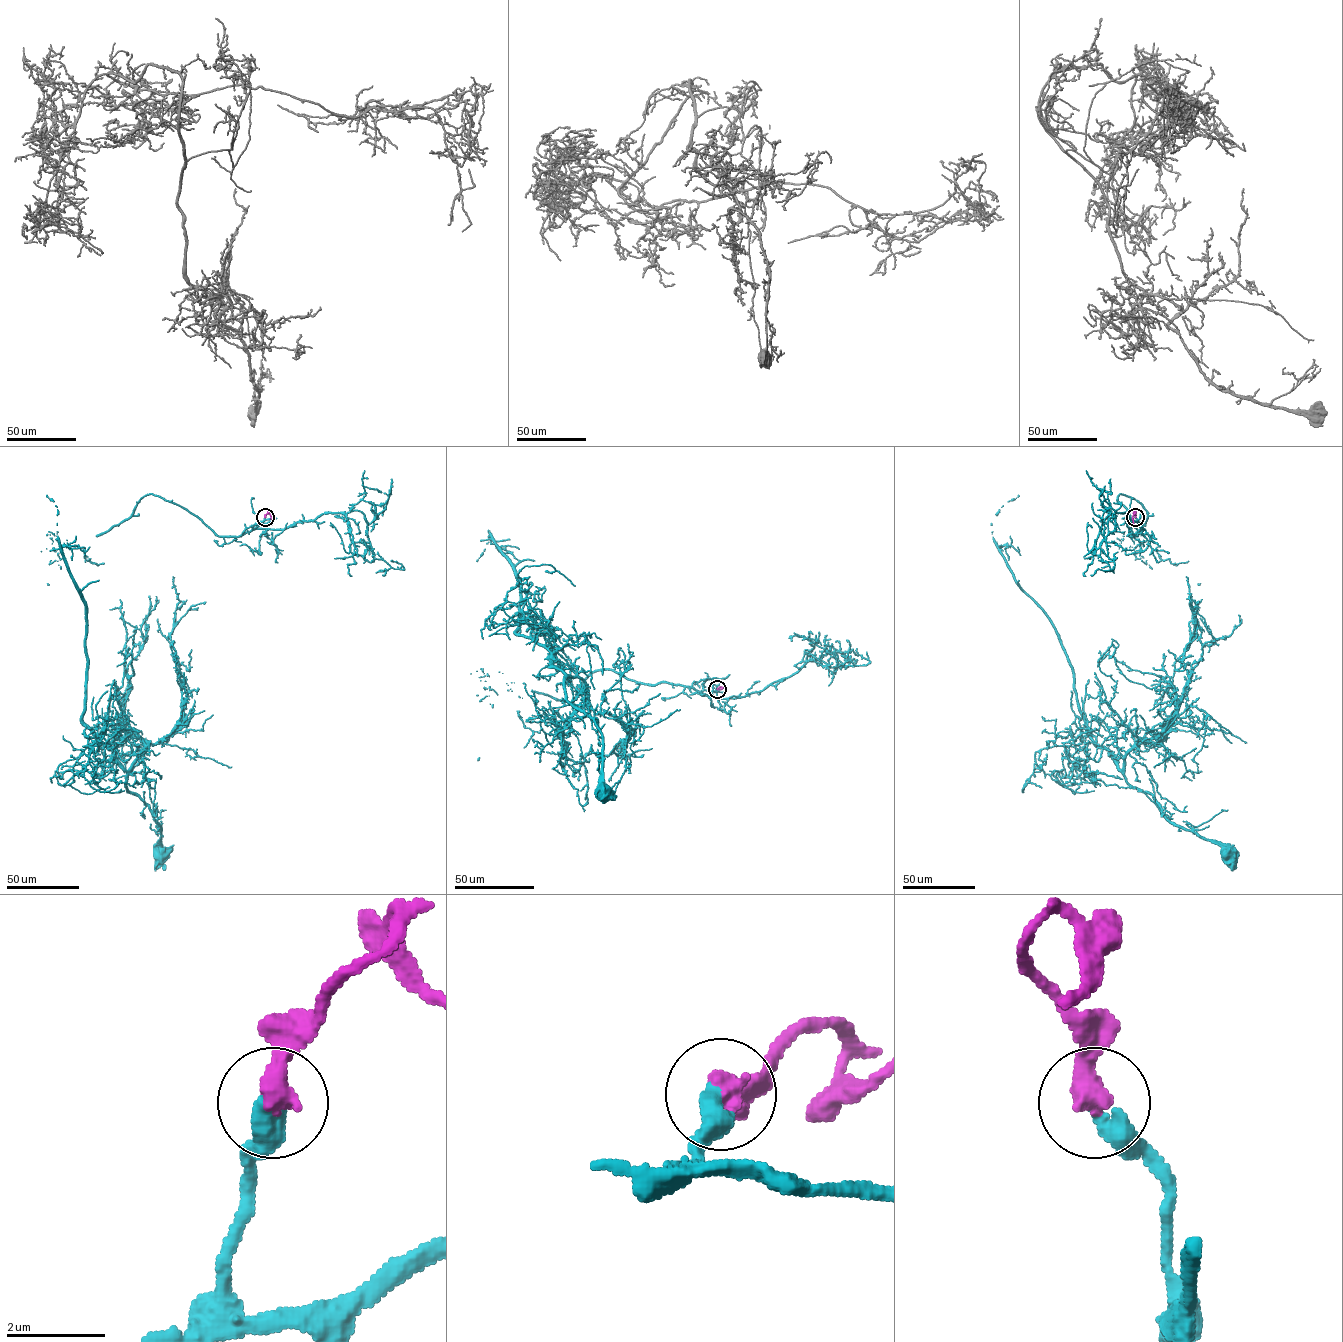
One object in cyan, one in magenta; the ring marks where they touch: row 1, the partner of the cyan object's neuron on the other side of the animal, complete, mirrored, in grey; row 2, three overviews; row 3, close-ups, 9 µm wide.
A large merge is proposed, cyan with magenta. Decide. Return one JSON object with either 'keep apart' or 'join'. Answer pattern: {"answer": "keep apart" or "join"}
{"answer": "join"}

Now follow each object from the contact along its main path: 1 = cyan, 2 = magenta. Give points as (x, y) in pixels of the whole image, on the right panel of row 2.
1: (1135, 517), (1133, 537), (1188, 578), (1194, 630), (1178, 710), (1158, 744), (1127, 754), (1124, 775), (1227, 855)
2: (1135, 517), (1134, 511), (1133, 524)

